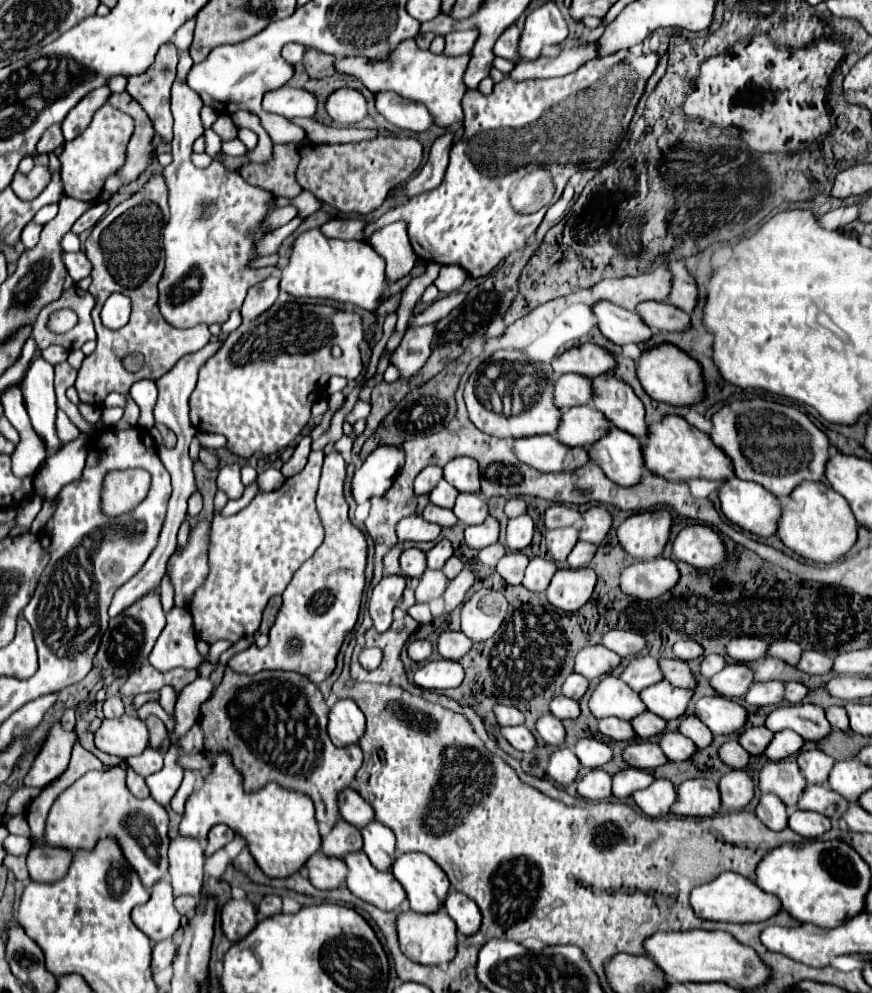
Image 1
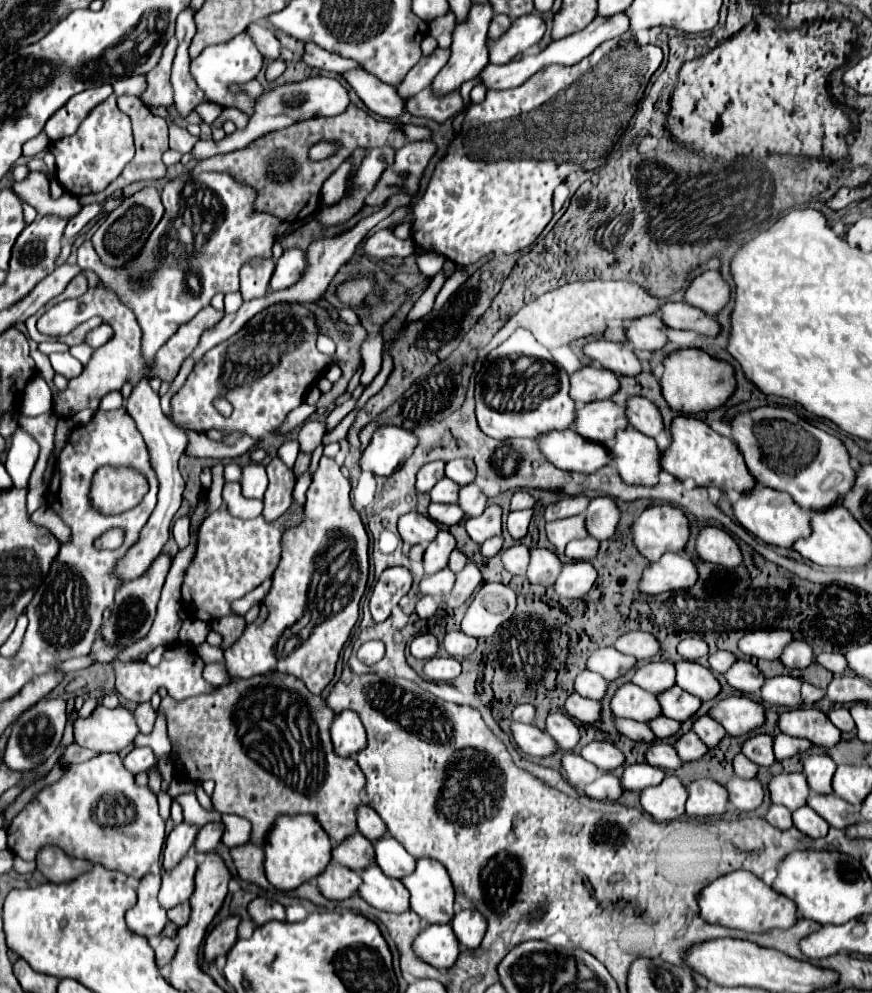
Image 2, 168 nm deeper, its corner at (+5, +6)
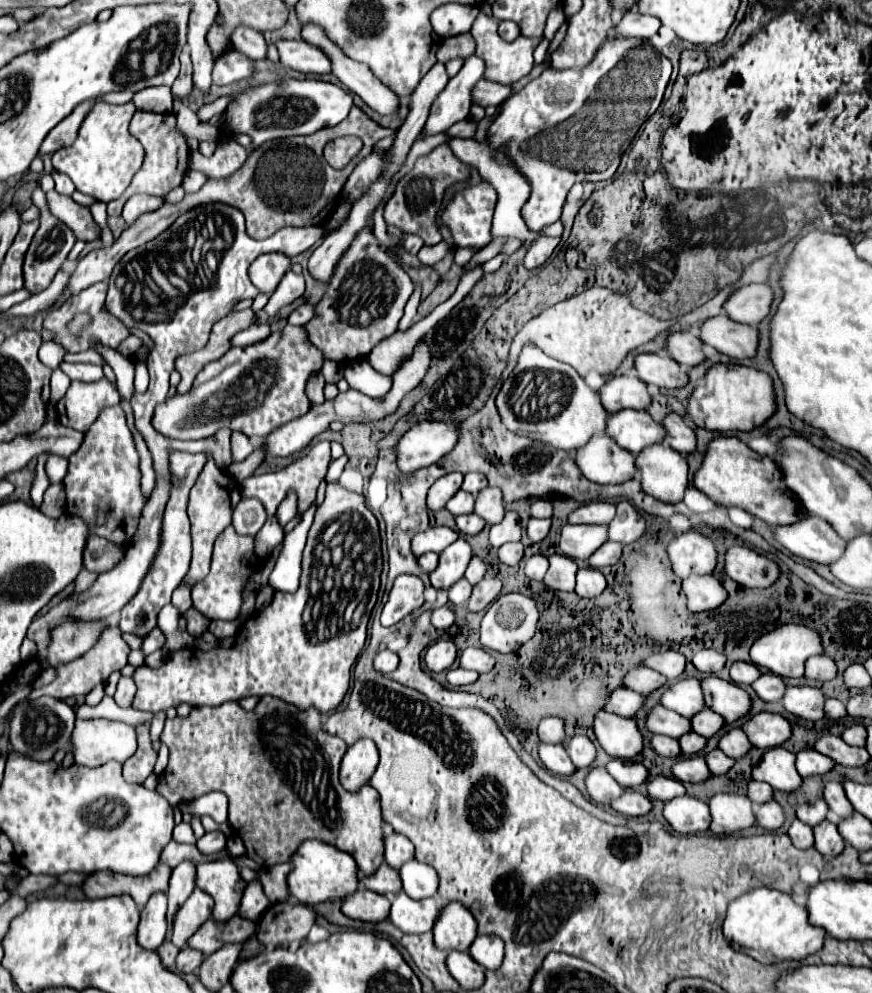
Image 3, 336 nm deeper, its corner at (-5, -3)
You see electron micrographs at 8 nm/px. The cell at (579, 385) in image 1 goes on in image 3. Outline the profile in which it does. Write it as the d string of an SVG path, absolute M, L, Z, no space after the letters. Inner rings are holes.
M612 377L600 387L598 395L608 413L622 409L646 409L650 405L648 387L636 377Z

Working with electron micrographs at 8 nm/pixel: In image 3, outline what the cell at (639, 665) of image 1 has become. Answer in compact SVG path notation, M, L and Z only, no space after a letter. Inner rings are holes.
M694 677L674 681L660 697L660 703L666 709L672 709L684 717L694 715L704 709L704 699L700 697L700 681Z

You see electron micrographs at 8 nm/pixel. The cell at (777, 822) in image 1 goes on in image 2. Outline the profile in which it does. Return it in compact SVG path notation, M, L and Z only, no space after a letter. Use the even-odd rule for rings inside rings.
M772 804L772 806L770 806L770 810L768 810L768 814L766 814L766 820L768 820L772 826L780 828L780 830L788 830L788 828L794 826L794 822L792 822L792 812L790 812L788 808L784 808L784 806L778 806L778 804Z

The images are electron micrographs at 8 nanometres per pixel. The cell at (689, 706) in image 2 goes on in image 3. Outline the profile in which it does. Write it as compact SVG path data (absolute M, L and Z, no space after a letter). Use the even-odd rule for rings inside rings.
M706 707L704 711L698 711L696 715L692 715L690 723L692 723L692 731L708 739L724 725L724 719L720 719L720 715L716 715L712 709Z

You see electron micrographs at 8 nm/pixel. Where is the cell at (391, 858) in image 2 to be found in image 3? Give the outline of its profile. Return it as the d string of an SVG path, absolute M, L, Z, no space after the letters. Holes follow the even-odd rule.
M410 859L406 861L400 869L400 879L402 879L402 889L406 895L410 895L412 899L424 899L424 897L432 897L438 889L438 875L432 867Z

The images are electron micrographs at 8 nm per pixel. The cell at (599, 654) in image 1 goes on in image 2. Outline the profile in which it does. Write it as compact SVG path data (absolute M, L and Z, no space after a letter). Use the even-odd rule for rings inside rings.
M600 648L588 658L588 670L602 674L606 680L616 680L636 666L634 656L626 656L616 648Z

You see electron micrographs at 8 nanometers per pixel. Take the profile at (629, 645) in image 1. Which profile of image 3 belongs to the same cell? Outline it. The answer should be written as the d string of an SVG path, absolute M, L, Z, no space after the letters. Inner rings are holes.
M662 651L662 653L652 653L644 665L650 667L650 669L656 669L658 673L662 673L664 677L668 677L670 681L672 679L678 679L680 673L684 671L684 655L682 653L676 653L676 651Z

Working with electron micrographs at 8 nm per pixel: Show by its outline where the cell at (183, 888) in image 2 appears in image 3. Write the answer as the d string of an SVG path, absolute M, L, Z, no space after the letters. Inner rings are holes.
M194 889L192 895L184 901L184 905L174 913L172 943L184 949L188 935L192 935L192 931L196 931L196 927L200 927L200 923L204 923L204 919L210 917L210 913L212 899L202 889Z

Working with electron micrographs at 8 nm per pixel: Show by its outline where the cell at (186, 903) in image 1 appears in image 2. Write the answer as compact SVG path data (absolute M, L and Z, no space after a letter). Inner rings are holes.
M188 902L176 906L176 908L172 908L172 910L168 912L168 920L174 922L178 928L186 926L186 924L188 924L188 918L190 918L190 904L188 904Z

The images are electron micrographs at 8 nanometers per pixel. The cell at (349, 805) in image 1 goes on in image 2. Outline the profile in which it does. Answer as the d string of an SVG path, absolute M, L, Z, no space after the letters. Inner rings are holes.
M360 806L358 808L358 832L366 834L366 838L370 838L370 842L376 842L388 830L386 830L386 824L382 822L382 818L370 806Z

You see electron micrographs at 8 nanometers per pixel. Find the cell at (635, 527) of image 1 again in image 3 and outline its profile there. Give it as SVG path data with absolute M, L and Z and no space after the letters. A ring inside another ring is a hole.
M696 529L676 535L668 543L668 559L672 571L684 579L692 573L708 575L716 567L716 549L714 543Z

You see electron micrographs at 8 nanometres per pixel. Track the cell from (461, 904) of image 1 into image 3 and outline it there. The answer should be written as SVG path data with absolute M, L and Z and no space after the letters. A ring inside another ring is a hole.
M478 935L472 941L468 953L484 969L494 971L502 963L502 957L504 957L504 941L498 935Z

